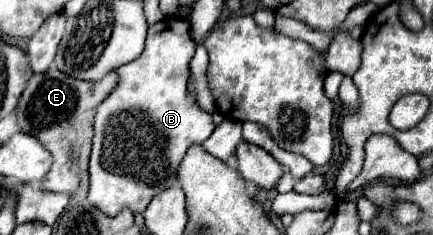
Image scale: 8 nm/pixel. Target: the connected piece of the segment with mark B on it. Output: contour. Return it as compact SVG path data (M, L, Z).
M169 16L149 26L147 46L137 60L113 70L119 76L119 82L115 84L115 90L111 90L111 94L97 106L95 114L95 136L89 162L91 186L87 196L89 202L105 214L115 216L121 208L143 212L157 192L169 188L169 184L177 180L177 168L187 148L193 144L203 144L215 130L211 114L199 108L195 92L189 90L189 62L193 54L195 42L189 36L189 18Z

